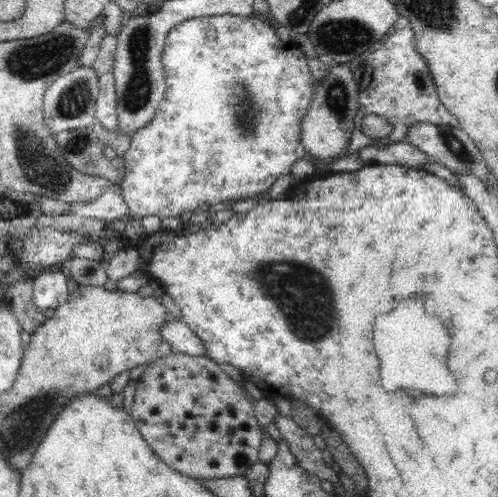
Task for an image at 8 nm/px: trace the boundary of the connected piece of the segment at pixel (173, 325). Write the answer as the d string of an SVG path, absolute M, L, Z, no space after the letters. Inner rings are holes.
M167 320L161 328L161 336L174 353L182 353L190 356L204 356L206 349L198 335L193 333L189 326L182 320Z

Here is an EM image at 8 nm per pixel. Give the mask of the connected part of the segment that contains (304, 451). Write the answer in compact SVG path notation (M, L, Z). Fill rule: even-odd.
M280 411L273 418L273 423L279 429L281 438L286 441L302 469L314 474L318 479L322 478L322 481L332 476L330 470L324 468L321 450L314 445L311 434L301 429L290 416L280 414Z

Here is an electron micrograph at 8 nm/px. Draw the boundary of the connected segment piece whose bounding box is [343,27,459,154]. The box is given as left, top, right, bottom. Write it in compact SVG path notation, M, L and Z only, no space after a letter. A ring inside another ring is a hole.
M410 27L394 32L378 50L373 50L372 54L366 54L362 60L365 66L359 82L359 111L354 119L354 132L351 133L350 142L343 154L361 150L366 146L382 146L405 141L409 128L415 123L459 126L457 118L450 114L438 99L432 73L425 64L424 58L417 52L414 32ZM369 114L377 114L386 118L392 126L392 133L378 139L362 134L362 120Z

